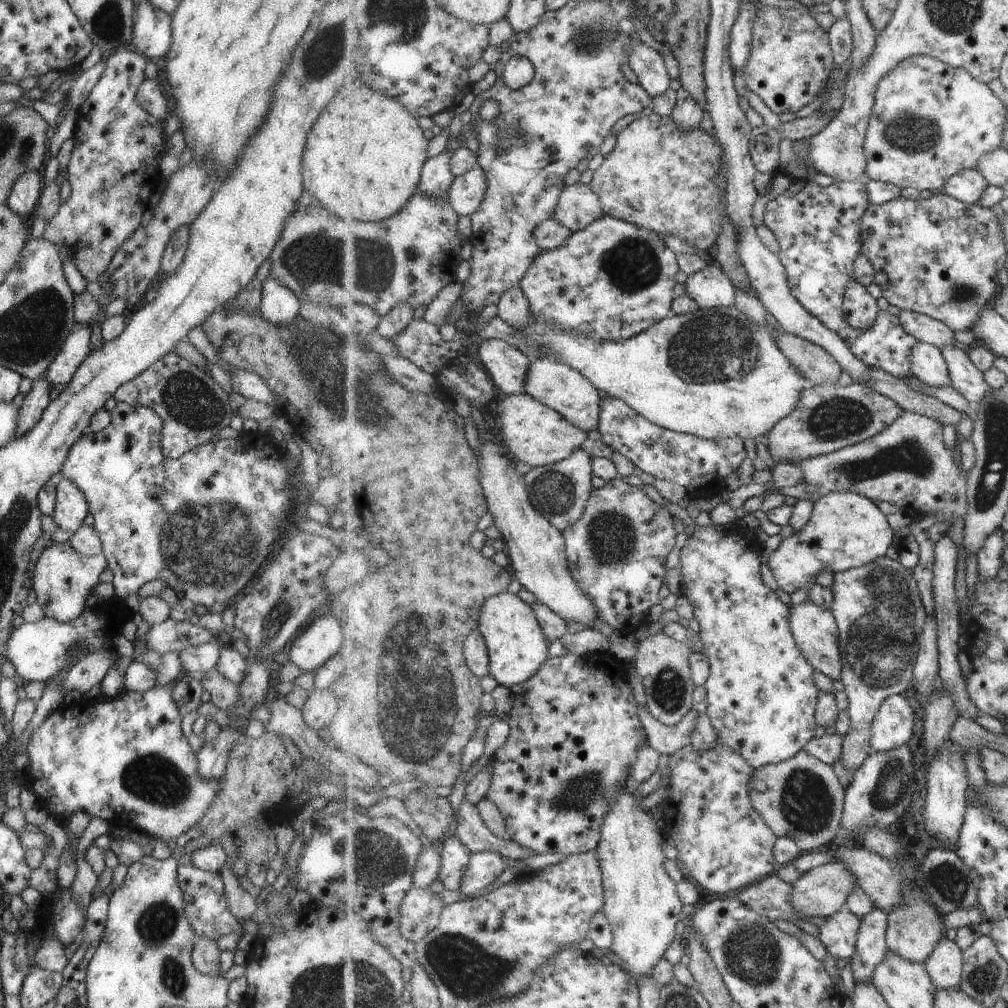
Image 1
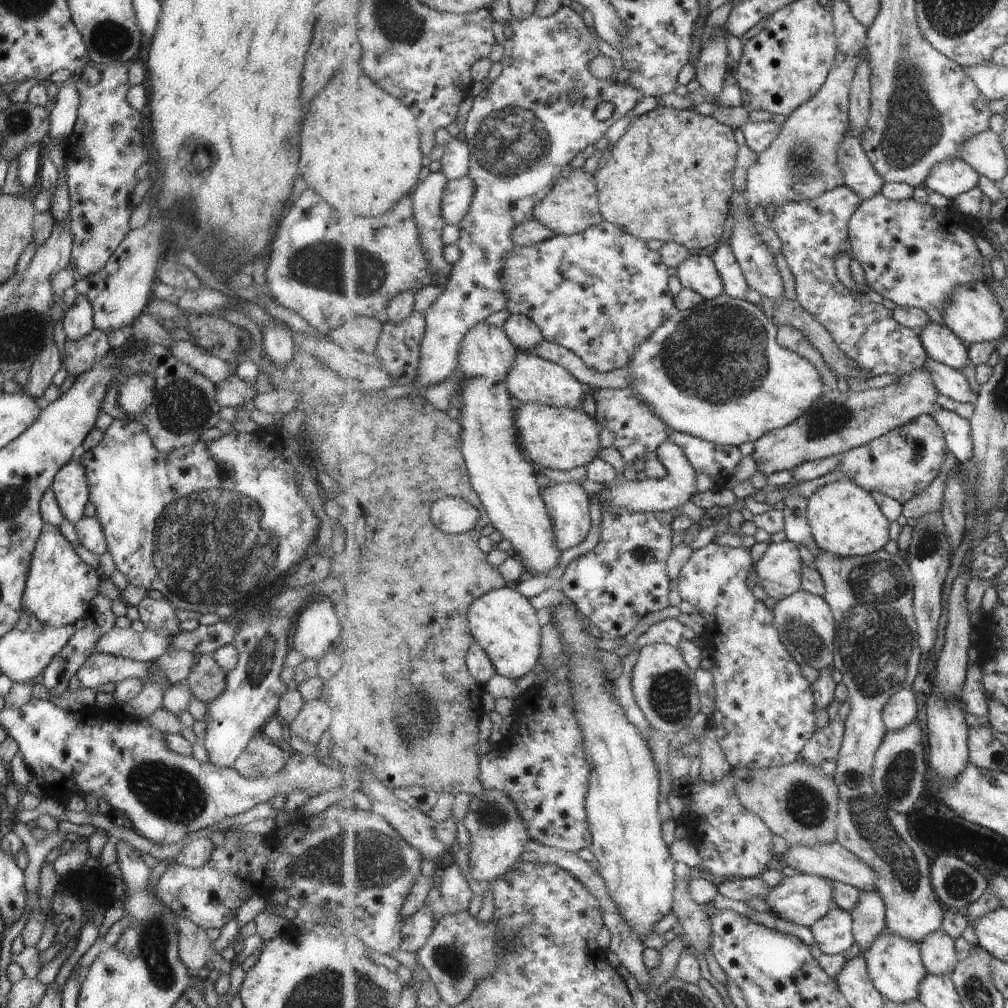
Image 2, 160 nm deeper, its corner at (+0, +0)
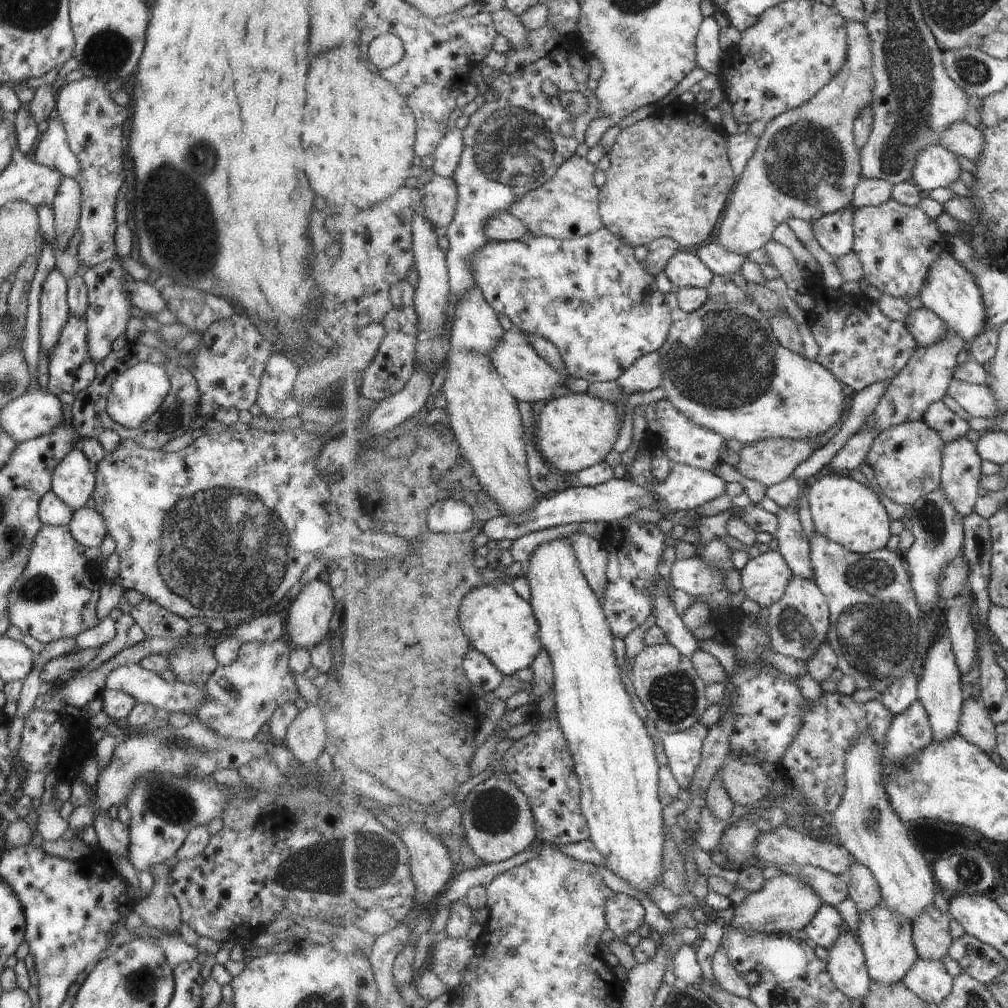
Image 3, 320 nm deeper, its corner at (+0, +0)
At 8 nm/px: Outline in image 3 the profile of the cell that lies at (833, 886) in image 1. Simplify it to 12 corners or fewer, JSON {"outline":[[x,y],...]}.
{"outline":[[795,876],[767,880],[734,910],[747,934],[804,930],[823,905]]}

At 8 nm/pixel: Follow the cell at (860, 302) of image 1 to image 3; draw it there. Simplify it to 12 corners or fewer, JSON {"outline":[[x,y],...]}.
{"outline":[[855,210],[812,222],[815,239],[833,259],[854,251]]}

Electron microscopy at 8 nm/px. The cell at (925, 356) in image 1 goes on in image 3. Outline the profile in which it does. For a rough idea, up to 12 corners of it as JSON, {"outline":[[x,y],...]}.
{"outline":[[953,378],[947,394],[974,417],[996,418],[989,385]]}

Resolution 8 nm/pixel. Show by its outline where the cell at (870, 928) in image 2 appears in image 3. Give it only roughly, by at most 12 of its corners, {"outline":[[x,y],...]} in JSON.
{"outline":[[853,857],[849,868],[850,899],[859,913],[882,903],[869,868]]}

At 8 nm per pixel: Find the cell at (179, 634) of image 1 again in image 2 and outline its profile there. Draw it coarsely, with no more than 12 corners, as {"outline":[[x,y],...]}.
{"outline":[[111,627],[93,645],[105,653],[153,662],[172,631]]}

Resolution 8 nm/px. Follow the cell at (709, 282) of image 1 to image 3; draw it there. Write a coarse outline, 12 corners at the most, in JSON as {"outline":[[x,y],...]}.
{"outline":[[693,252],[669,260],[677,288],[709,288],[715,274]]}

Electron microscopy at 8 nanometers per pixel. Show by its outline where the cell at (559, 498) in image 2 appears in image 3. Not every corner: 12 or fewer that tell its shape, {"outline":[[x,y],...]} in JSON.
{"outline":[[575,532],[571,546],[598,598],[607,588],[608,553],[602,542]]}

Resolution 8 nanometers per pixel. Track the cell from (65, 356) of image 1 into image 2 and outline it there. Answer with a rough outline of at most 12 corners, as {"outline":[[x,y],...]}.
{"outline":[[77,295],[58,327],[72,341],[94,326],[87,298]]}

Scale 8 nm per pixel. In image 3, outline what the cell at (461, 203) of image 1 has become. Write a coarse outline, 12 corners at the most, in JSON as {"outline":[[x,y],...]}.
{"outline":[[433,175],[423,212],[435,227],[453,223],[459,204],[455,180]]}

